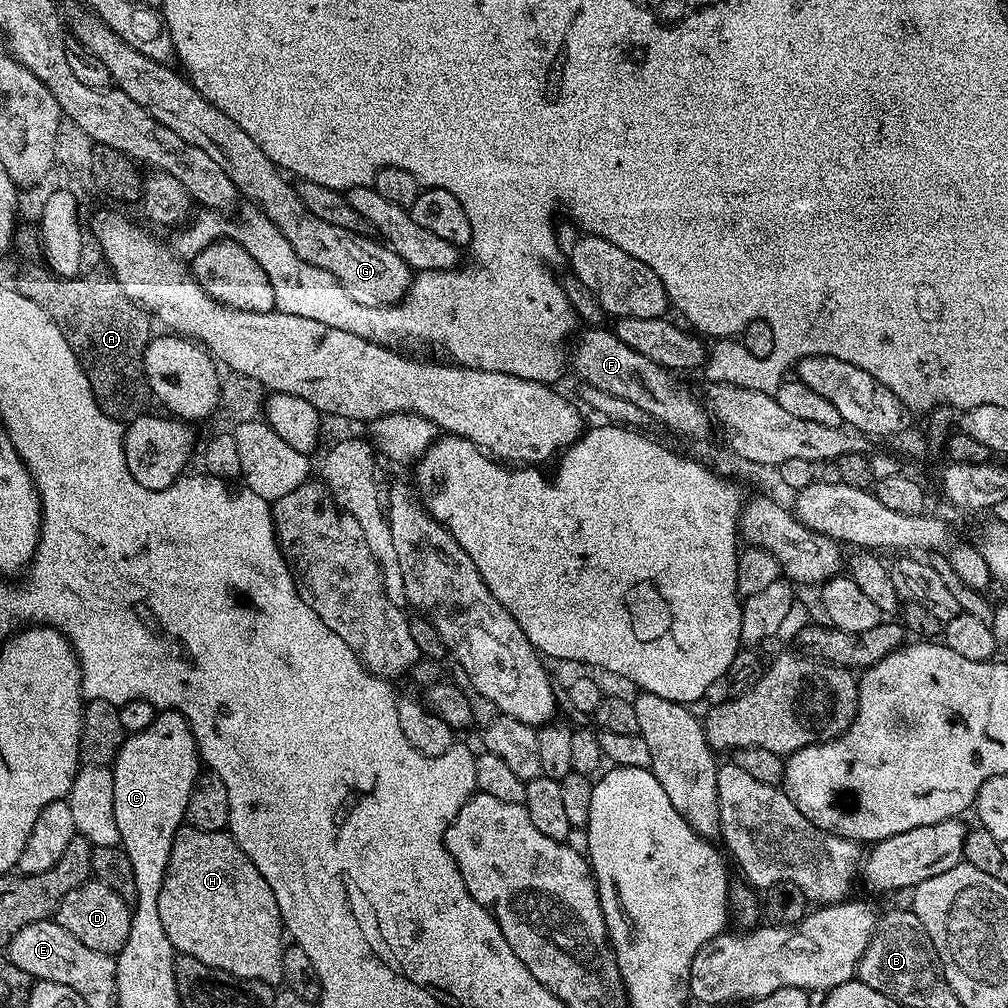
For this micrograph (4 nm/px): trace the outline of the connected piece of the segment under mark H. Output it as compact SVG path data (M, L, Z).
M191 826L181 827L172 840L162 894L158 894L158 914L162 914L162 926L166 926L166 934L179 955L198 958L198 962L229 972L239 980L257 980L273 986L283 981L286 929L274 890L270 890L270 882L266 882L258 866L254 866L239 842L227 831L207 832Z

